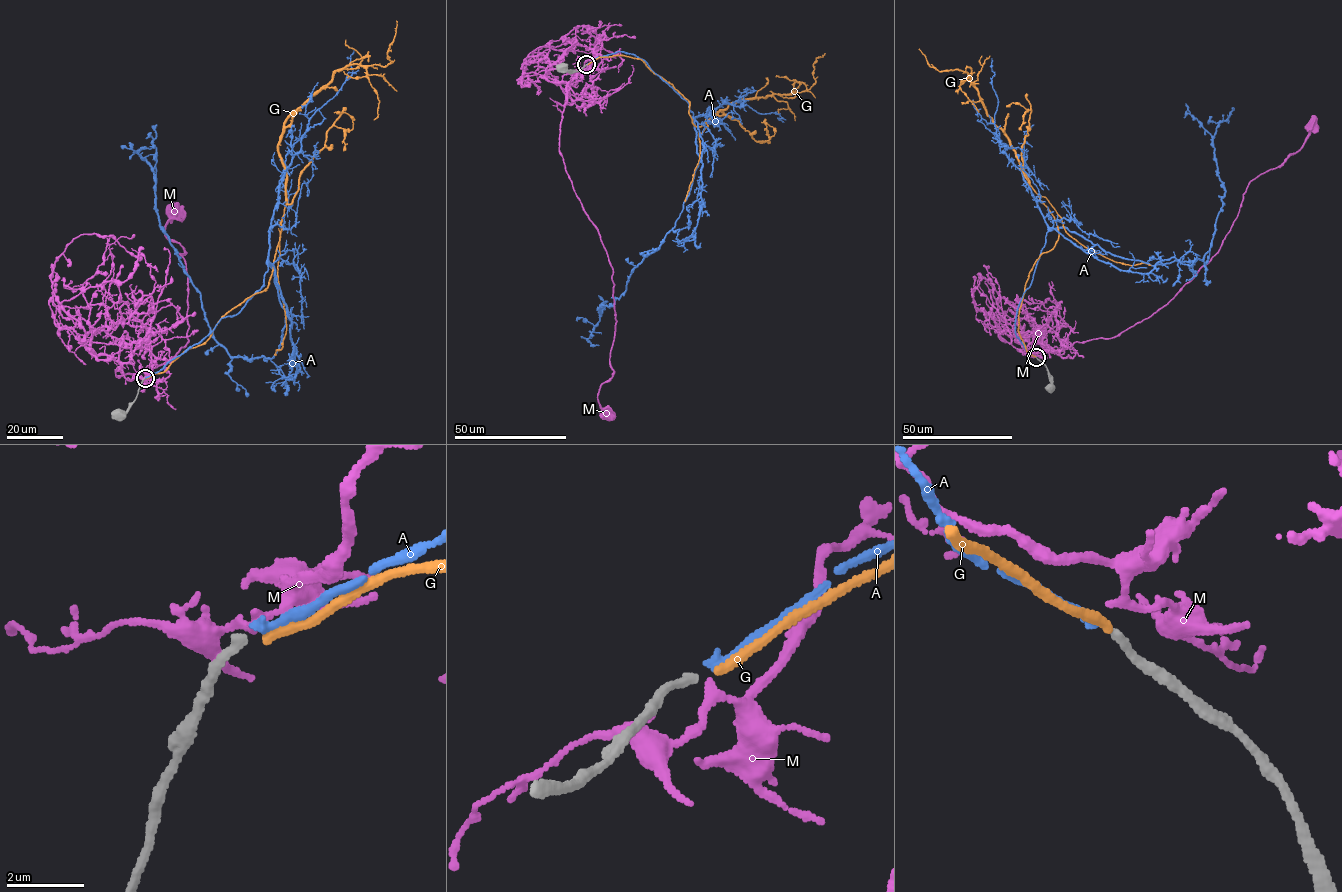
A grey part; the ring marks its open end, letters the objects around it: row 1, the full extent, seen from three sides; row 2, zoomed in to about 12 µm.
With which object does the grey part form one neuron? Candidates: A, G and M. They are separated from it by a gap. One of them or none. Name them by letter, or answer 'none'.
A

